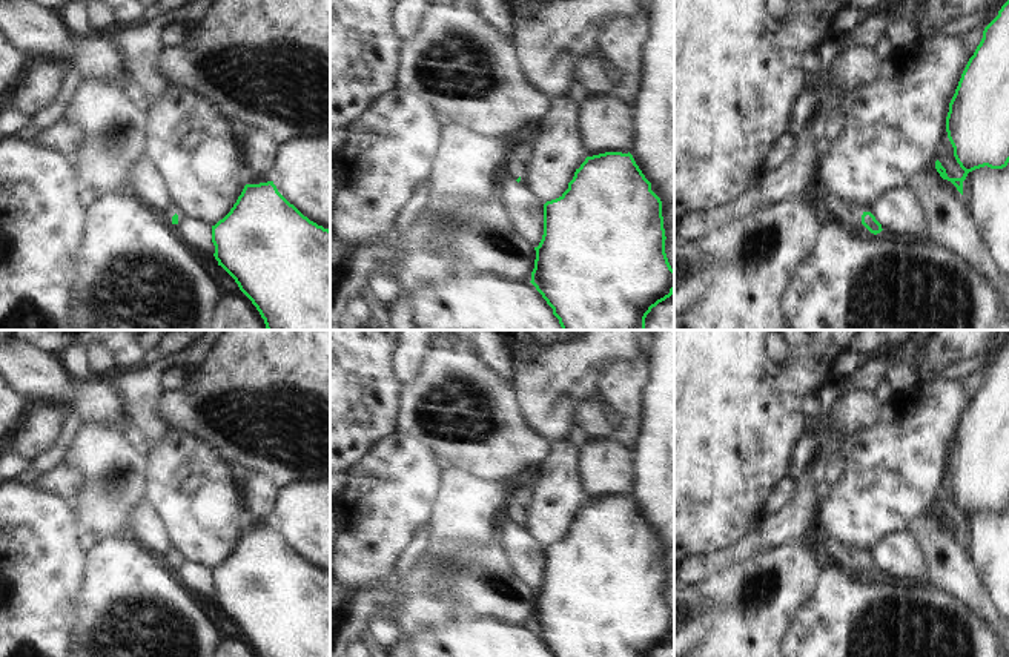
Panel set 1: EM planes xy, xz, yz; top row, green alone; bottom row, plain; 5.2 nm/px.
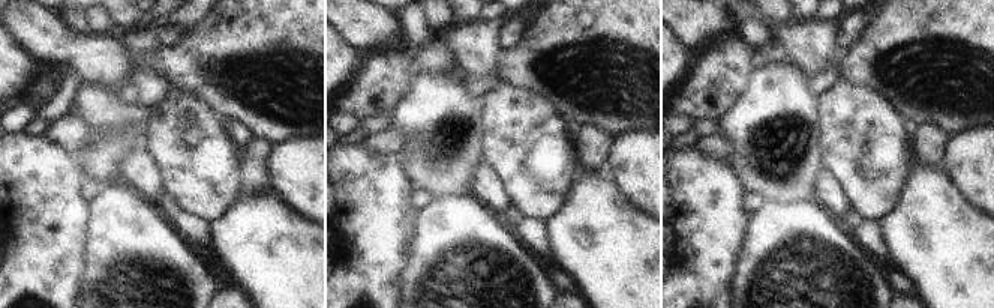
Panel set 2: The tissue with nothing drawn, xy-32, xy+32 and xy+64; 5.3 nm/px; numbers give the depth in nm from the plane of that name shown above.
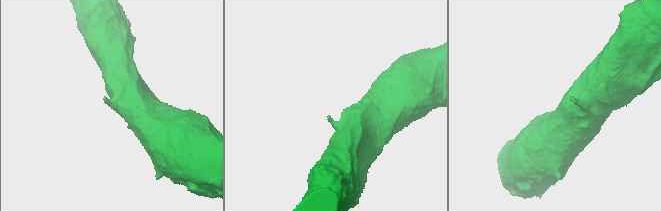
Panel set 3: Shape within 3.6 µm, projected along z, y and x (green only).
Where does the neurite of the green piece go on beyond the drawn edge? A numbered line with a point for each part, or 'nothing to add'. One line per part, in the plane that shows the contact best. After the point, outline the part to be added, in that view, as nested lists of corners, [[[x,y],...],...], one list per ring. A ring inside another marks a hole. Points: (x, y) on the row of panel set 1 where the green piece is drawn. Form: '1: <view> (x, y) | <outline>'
1: xy (171, 209) | [[[167,203],[164,207],[164,215],[166,218],[172,223],[172,216],[177,213],[178,215],[178,223],[184,220],[184,215],[177,209],[174,203]]]

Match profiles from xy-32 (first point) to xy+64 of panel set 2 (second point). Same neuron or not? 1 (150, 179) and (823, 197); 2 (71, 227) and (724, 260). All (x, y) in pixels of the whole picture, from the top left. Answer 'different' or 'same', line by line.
1: same
2: same

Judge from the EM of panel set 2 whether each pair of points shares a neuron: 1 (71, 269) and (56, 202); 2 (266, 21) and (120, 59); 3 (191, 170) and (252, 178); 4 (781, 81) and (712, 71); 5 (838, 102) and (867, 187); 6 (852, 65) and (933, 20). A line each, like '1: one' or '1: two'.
1: one
2: one
3: two
4: two
5: one
6: one

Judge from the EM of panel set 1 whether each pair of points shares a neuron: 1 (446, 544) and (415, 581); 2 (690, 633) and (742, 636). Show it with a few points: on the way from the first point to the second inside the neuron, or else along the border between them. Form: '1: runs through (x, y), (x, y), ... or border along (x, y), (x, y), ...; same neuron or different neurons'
1: border along (470, 547), (456, 547), (443, 562), (427, 550); different neurons
2: border along (705, 597), (710, 607), (710, 631), (701, 640); different neurons

